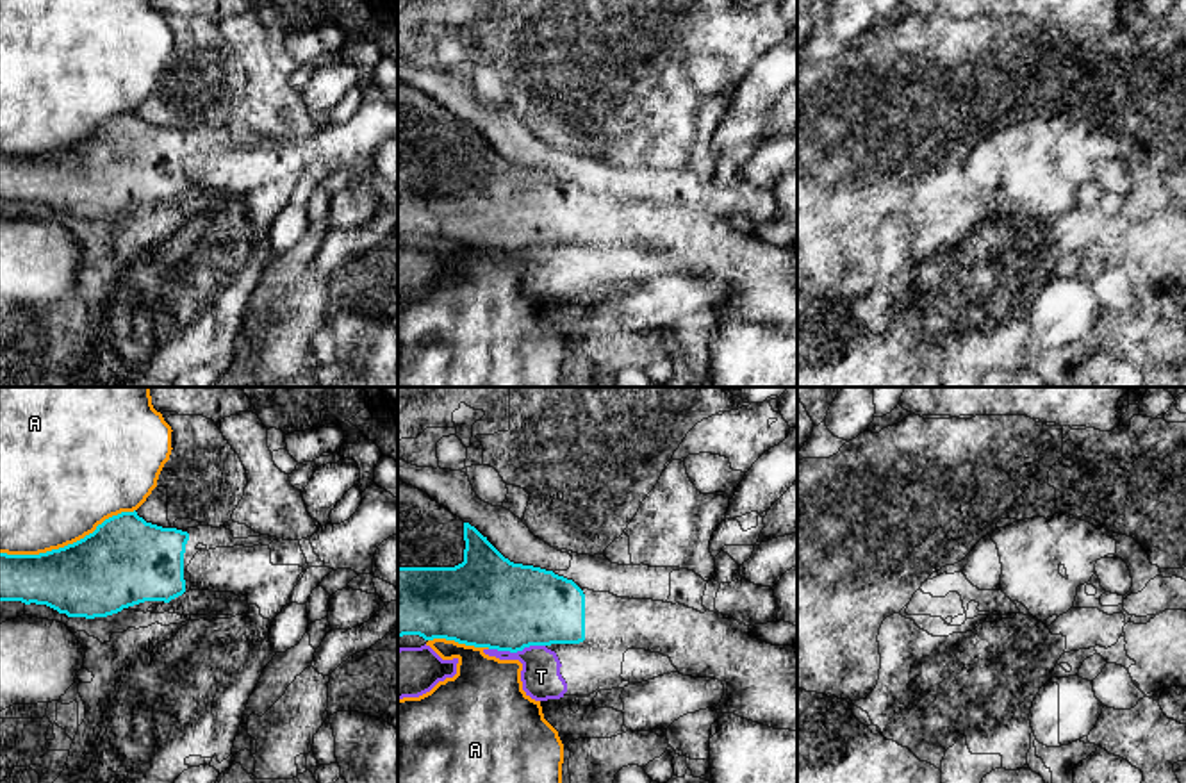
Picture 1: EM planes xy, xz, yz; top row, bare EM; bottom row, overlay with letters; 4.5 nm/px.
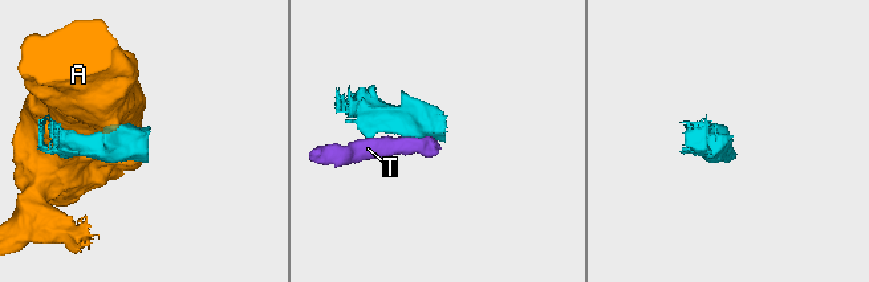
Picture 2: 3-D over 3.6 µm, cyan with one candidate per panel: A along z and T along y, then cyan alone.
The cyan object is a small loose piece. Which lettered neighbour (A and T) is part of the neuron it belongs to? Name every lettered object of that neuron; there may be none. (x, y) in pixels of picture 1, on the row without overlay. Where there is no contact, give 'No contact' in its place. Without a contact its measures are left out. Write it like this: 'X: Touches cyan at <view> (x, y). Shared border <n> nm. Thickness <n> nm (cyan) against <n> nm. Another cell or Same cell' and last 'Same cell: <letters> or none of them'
A: Touches cyan at xy (68, 145). Shared border 650 nm. Thickness 380 nm (cyan) against 500 nm. Another cell
T: Touches cyan at xz (516, 252). Shared border 260 nm. Thickness 400 nm (cyan) against 180 nm. Another cell
Same cell: none of them

